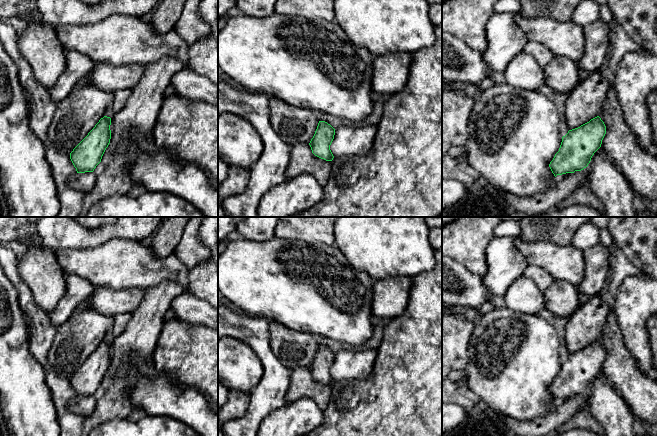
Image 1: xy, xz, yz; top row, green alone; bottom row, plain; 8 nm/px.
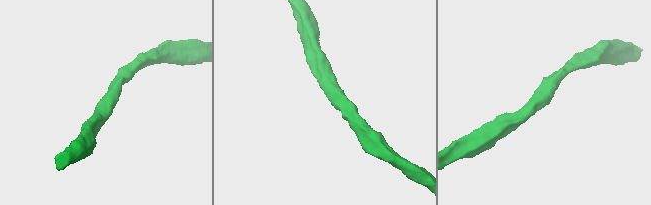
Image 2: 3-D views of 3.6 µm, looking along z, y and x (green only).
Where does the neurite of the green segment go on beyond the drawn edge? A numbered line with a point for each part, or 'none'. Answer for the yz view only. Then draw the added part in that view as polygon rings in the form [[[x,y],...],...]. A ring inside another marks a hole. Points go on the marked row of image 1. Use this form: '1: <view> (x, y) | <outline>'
1: yz (584, 102) | [[[596,71],[567,94],[565,114],[568,130],[578,128],[599,115],[610,87],[611,83]]]

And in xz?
1: xz (293, 124) | [[[269,99],[270,121],[273,130],[289,144],[309,144],[317,129],[319,120],[315,111],[290,106],[276,99]]]

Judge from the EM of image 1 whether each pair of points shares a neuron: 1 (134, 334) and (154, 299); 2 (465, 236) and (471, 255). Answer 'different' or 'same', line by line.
1: same
2: same

